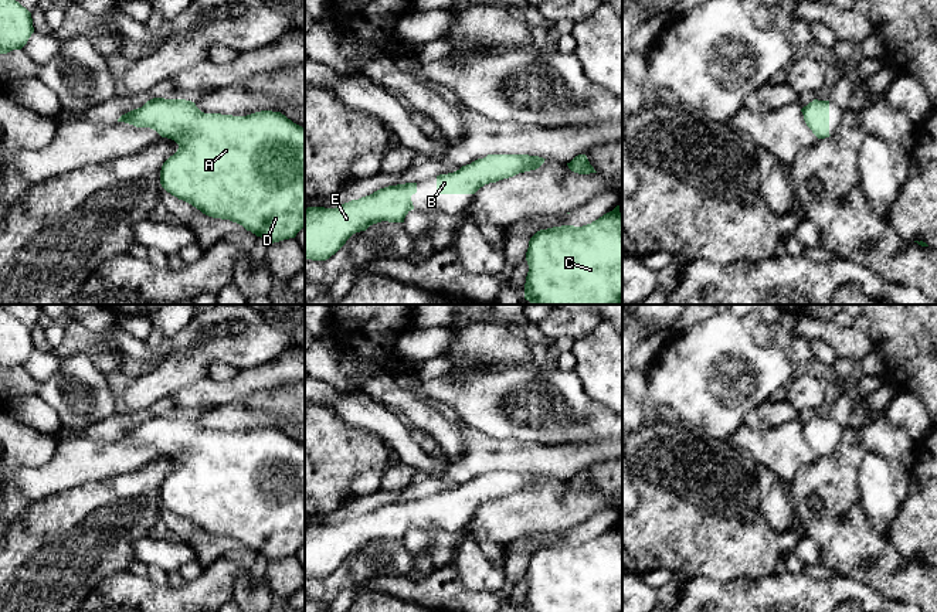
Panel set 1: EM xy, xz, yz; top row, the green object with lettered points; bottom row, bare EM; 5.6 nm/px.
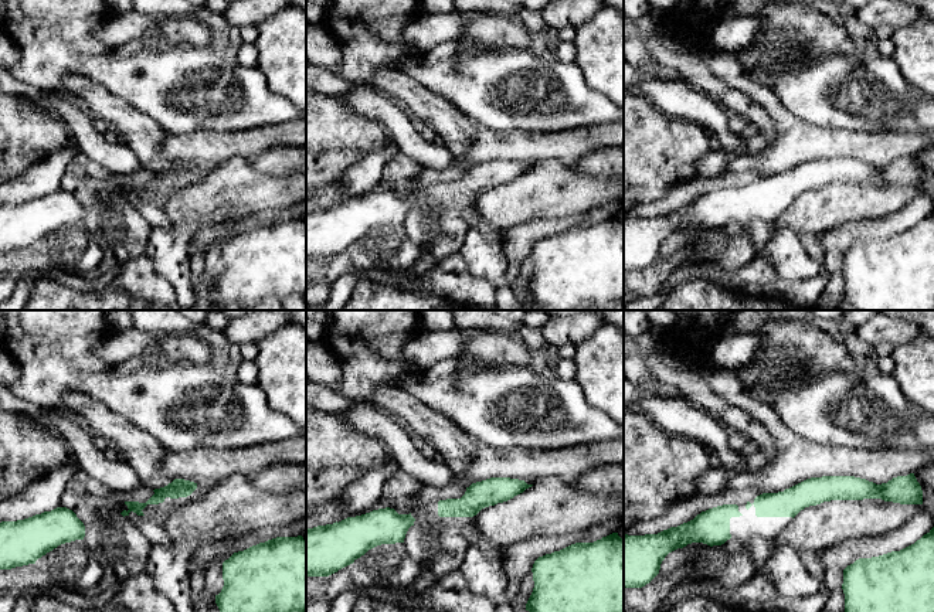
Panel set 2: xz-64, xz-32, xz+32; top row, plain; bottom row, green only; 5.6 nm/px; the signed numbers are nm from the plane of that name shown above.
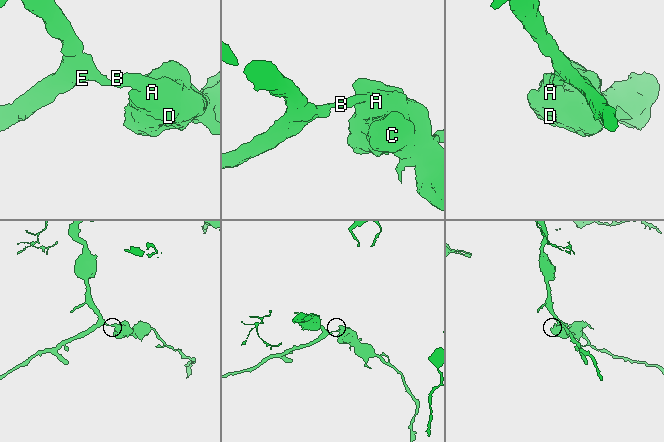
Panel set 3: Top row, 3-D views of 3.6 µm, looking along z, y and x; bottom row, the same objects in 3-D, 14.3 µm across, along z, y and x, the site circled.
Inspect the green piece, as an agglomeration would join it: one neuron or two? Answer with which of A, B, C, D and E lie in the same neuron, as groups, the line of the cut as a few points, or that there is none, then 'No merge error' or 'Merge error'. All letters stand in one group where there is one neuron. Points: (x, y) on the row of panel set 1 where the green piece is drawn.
Groups: A B C D E. No split. No merge error

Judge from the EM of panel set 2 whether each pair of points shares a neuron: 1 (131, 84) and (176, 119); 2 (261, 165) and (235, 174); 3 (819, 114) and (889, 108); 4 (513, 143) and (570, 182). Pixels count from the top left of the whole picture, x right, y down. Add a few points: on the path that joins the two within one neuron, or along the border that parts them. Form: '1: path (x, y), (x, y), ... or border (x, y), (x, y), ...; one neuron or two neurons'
1: path (142, 87), (165, 109); one neuron
2: border (251, 163), (260, 172), (287, 176); two neurons
3: path (836, 108), (872, 108); one neuron
4: border (535, 163), (560, 160), (571, 167); two neurons

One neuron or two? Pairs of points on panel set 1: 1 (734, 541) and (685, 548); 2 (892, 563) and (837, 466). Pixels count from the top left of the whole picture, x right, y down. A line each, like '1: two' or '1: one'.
1: one
2: one

